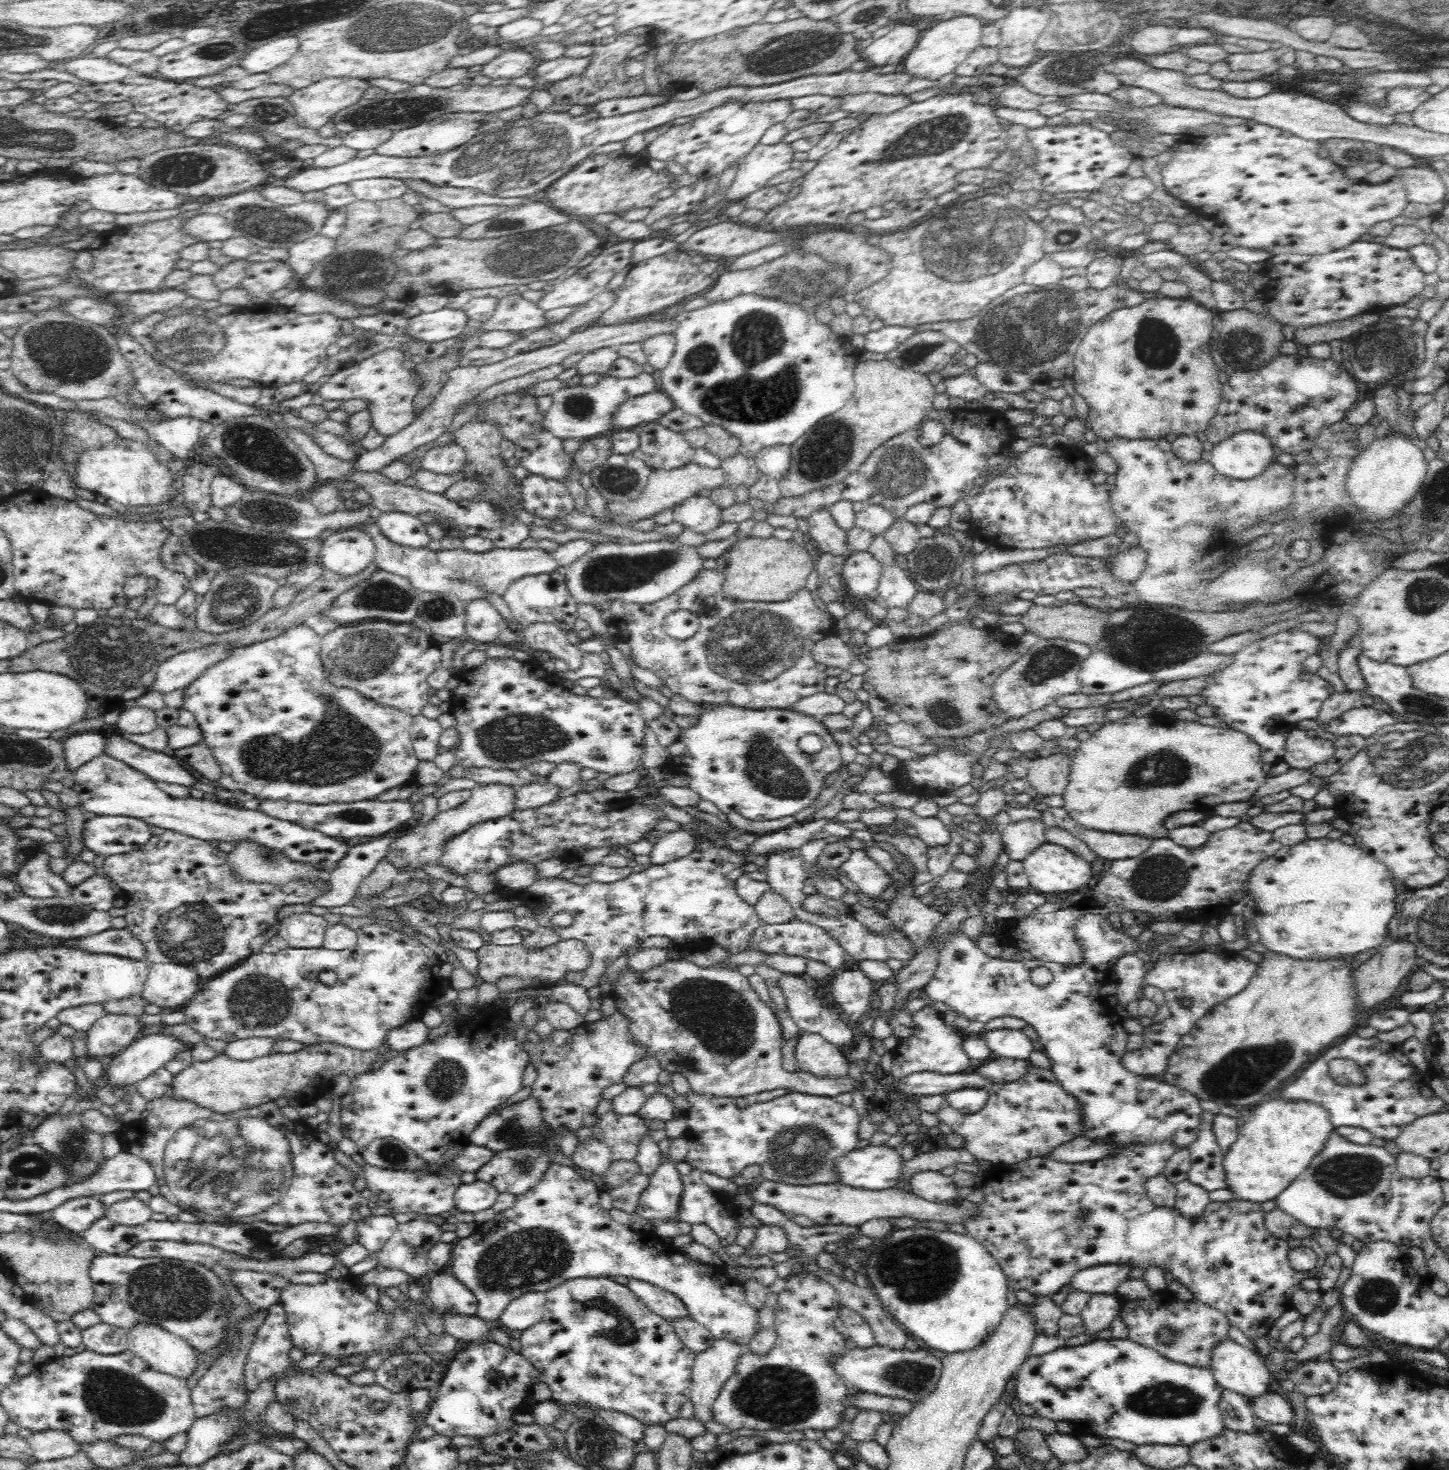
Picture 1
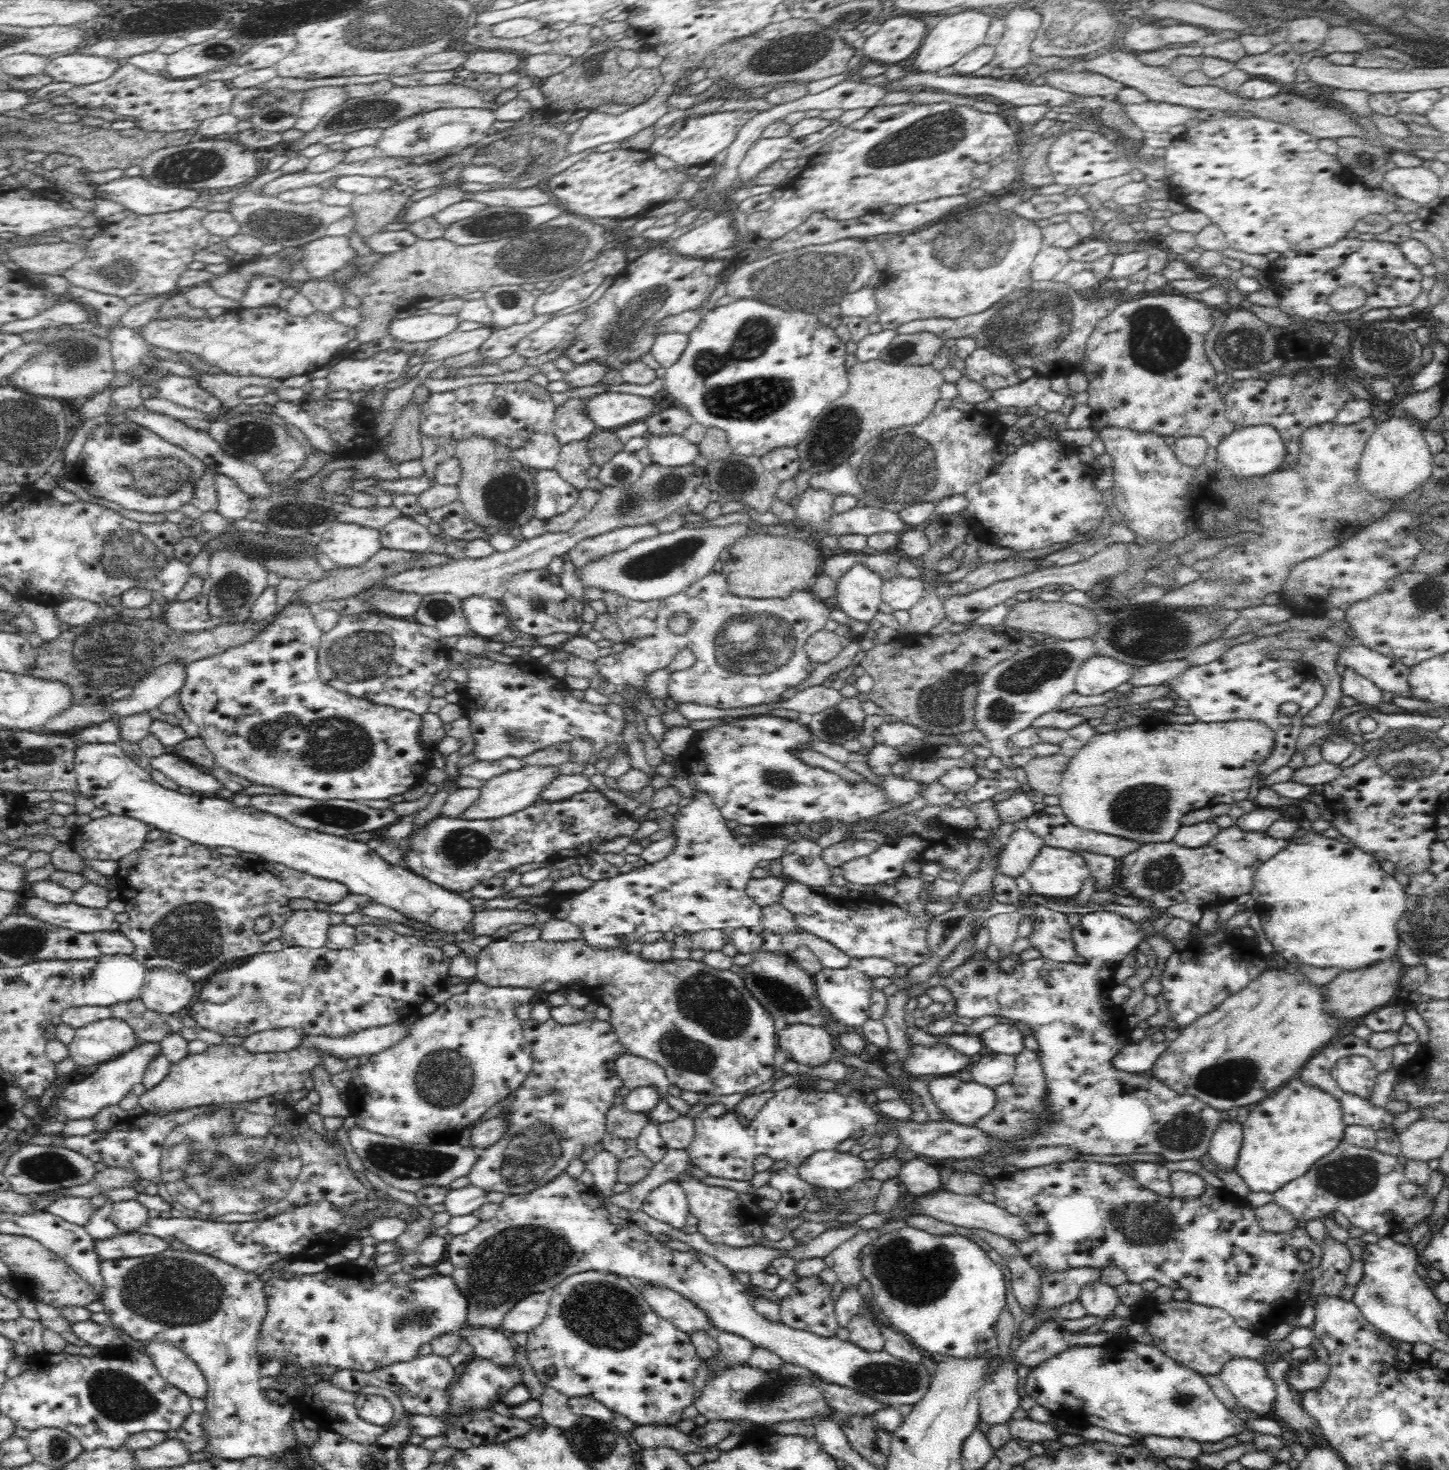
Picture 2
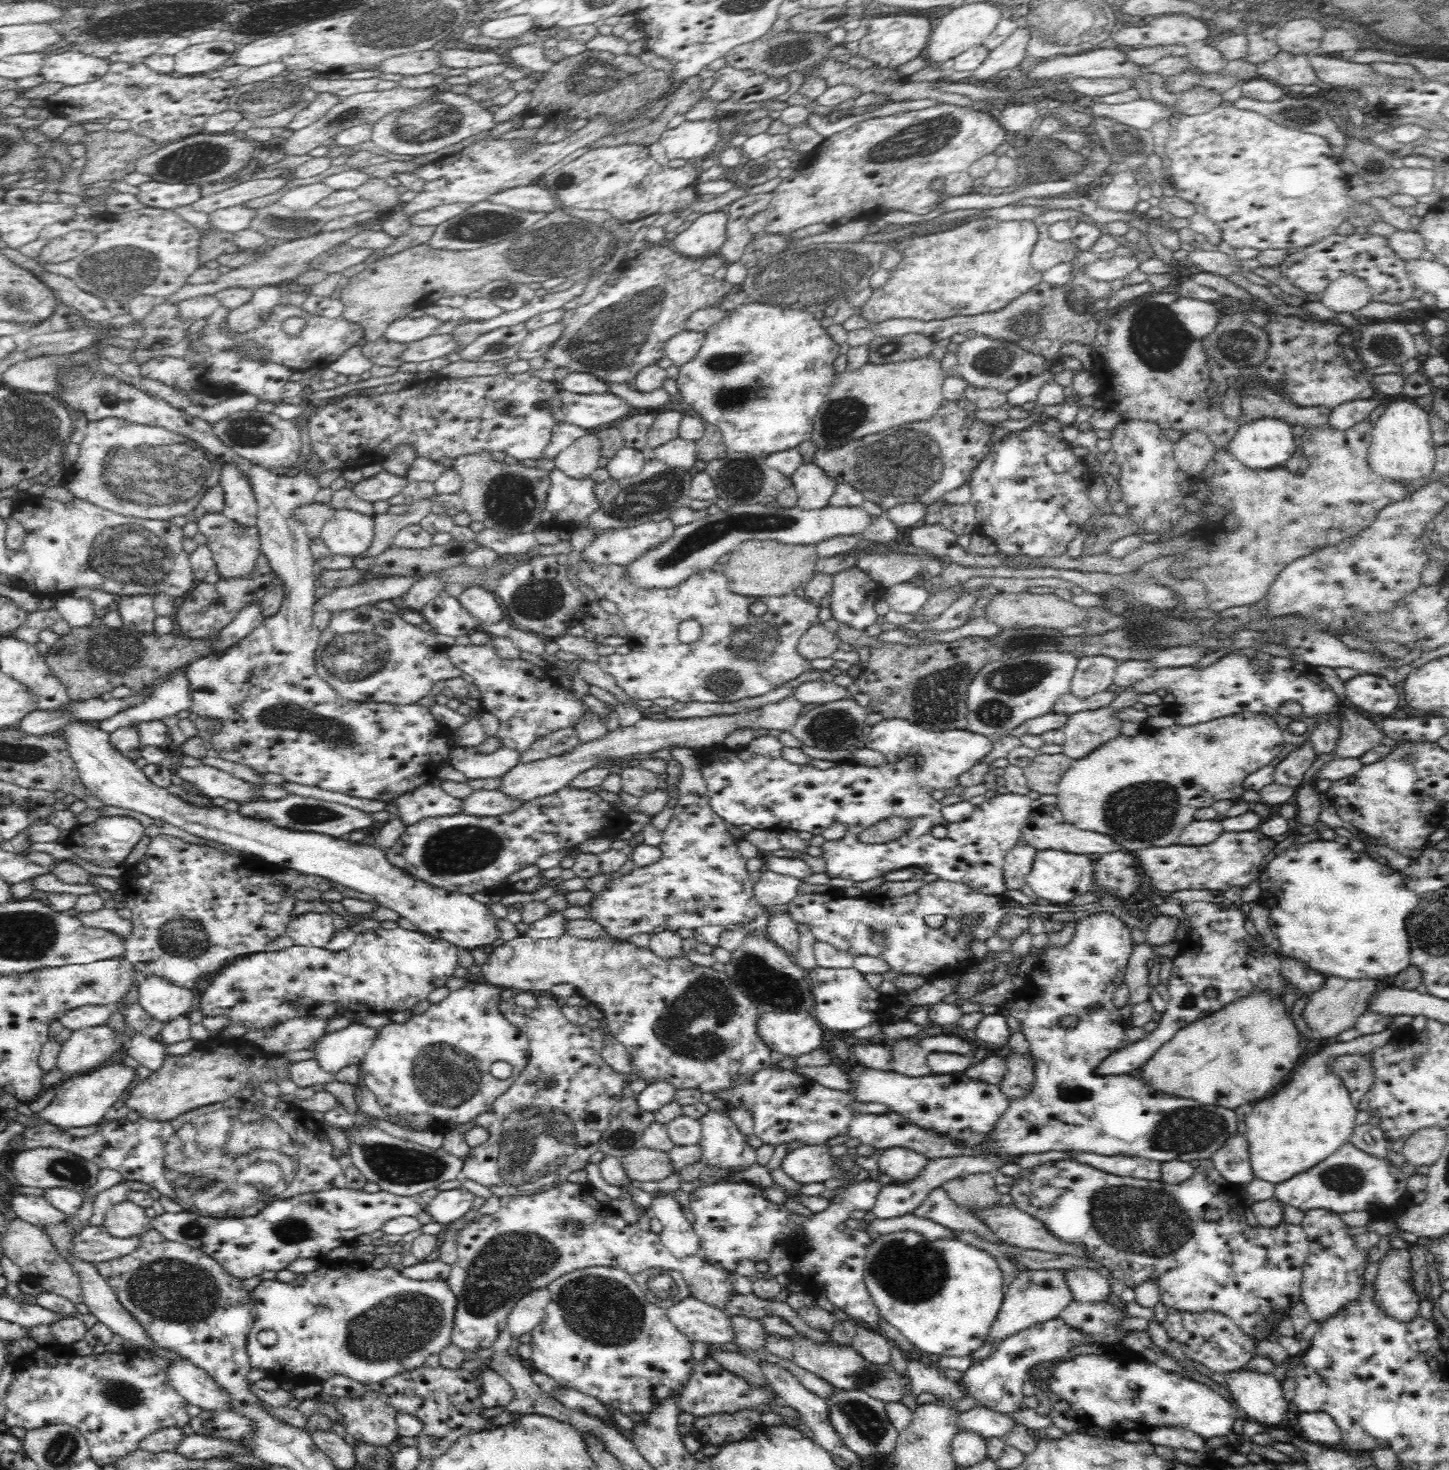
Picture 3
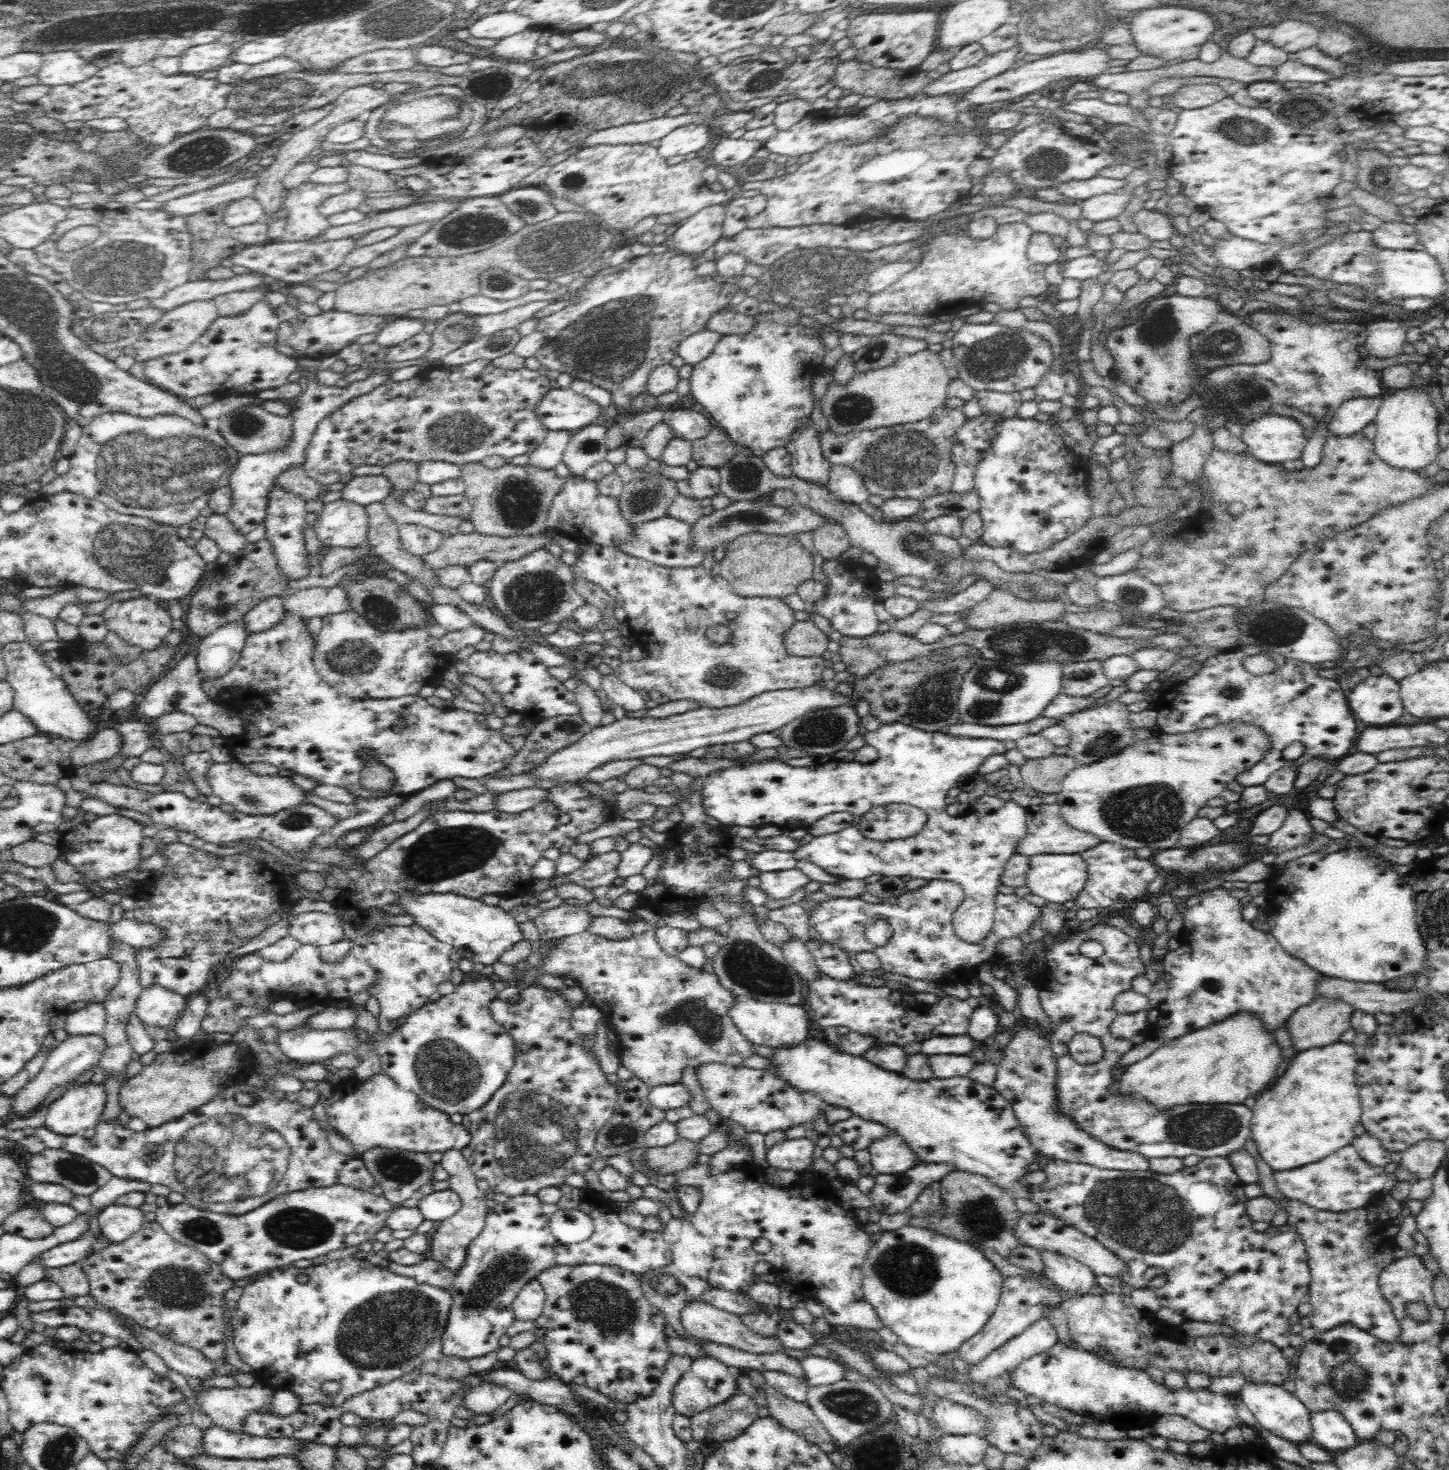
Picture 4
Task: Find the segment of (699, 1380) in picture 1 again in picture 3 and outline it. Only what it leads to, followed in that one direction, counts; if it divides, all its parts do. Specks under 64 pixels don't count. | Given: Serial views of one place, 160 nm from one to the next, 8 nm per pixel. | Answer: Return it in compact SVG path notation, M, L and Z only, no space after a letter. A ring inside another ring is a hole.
M731 1316L732 1331L734 1331L734 1340L736 1350L743 1352L762 1351L764 1347L764 1327L759 1320L746 1318L742 1316Z

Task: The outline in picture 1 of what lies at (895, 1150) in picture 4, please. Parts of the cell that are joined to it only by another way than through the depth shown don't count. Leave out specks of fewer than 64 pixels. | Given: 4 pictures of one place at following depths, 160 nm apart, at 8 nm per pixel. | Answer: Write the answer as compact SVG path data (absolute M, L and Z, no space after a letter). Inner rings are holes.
M940 1171L914 1173L908 1183L912 1193L928 1202L955 1203L961 1198L952 1177L942 1175Z

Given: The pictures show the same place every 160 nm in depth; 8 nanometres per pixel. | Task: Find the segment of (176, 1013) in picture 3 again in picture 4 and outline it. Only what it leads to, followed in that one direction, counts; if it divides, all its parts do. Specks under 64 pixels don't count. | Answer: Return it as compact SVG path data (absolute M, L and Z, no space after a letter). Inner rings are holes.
M160 985L142 990L136 1002L135 1014L145 1026L160 1026L169 1029L182 1015L187 998Z

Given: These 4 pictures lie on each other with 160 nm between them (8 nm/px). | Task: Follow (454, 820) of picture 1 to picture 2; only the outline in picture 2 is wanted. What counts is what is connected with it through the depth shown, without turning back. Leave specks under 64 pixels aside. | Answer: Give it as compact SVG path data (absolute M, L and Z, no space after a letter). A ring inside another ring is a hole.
M530 766L515 771L505 772L503 775L495 776L484 781L479 789L479 796L472 806L468 806L464 812L460 812L454 819L460 820L492 820L511 815L524 810L527 806L538 800L540 792L548 787L550 780L556 777L557 766Z

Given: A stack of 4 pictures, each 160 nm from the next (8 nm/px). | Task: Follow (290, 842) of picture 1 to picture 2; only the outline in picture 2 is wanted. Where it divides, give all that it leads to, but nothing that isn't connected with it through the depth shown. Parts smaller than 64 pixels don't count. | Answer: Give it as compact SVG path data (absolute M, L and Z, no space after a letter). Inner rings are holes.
M88 744L80 745L75 750L75 765L73 768L77 782L77 790L82 797L94 803L96 808L102 808L113 815L129 816L130 818L145 822L148 826L160 828L163 832L172 833L190 842L204 845L205 847L228 846L237 852L252 852L258 854L262 860L270 863L278 863L290 869L300 872L308 872L316 878L334 880L345 884L352 894L369 896L374 903L389 906L401 912L408 918L414 918L418 922L424 922L432 928L438 928L439 932L460 932L464 926L472 923L475 912L472 905L458 893L442 888L424 877L418 876L412 871L404 869L401 864L390 865L385 863L375 850L371 850L364 842L346 840L338 836L320 834L314 830L296 828L286 820L280 820L268 812L256 810L251 805L240 807L230 802L230 799L221 799L219 796L205 796L200 793L191 795L174 792L156 784L151 777L149 769L143 769L134 763L115 744Z

